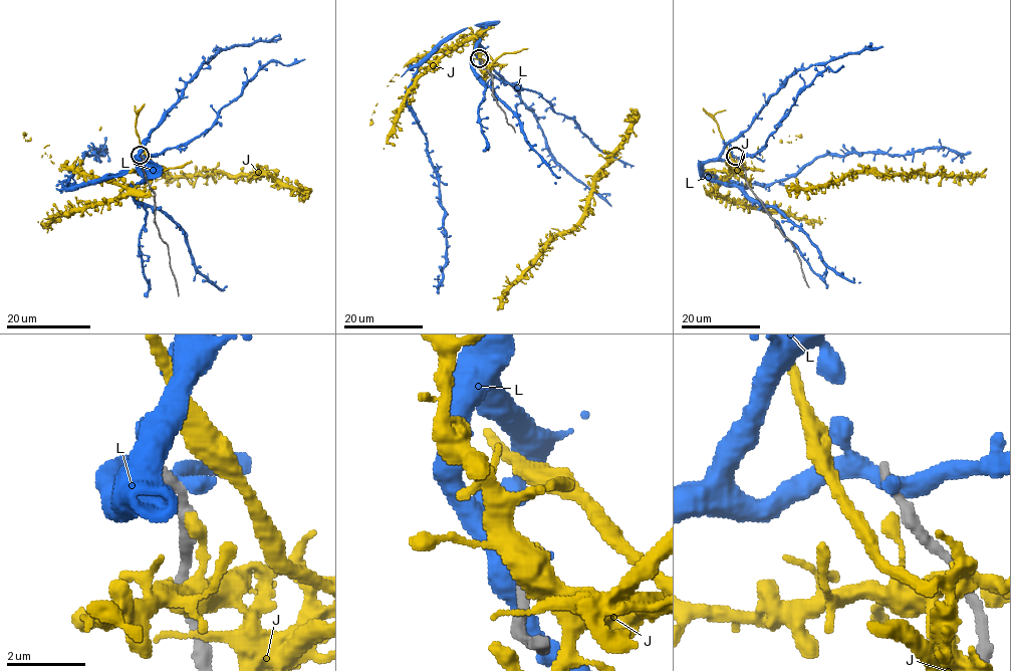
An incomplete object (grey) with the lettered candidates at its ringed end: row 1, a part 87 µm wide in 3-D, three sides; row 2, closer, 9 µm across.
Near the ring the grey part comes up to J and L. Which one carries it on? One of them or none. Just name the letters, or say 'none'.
none

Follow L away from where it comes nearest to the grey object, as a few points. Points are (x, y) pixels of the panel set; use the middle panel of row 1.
L: (480, 59), (476, 46), (481, 26), (451, 34), (418, 66), (407, 94), (444, 210), (446, 266), (437, 293)

